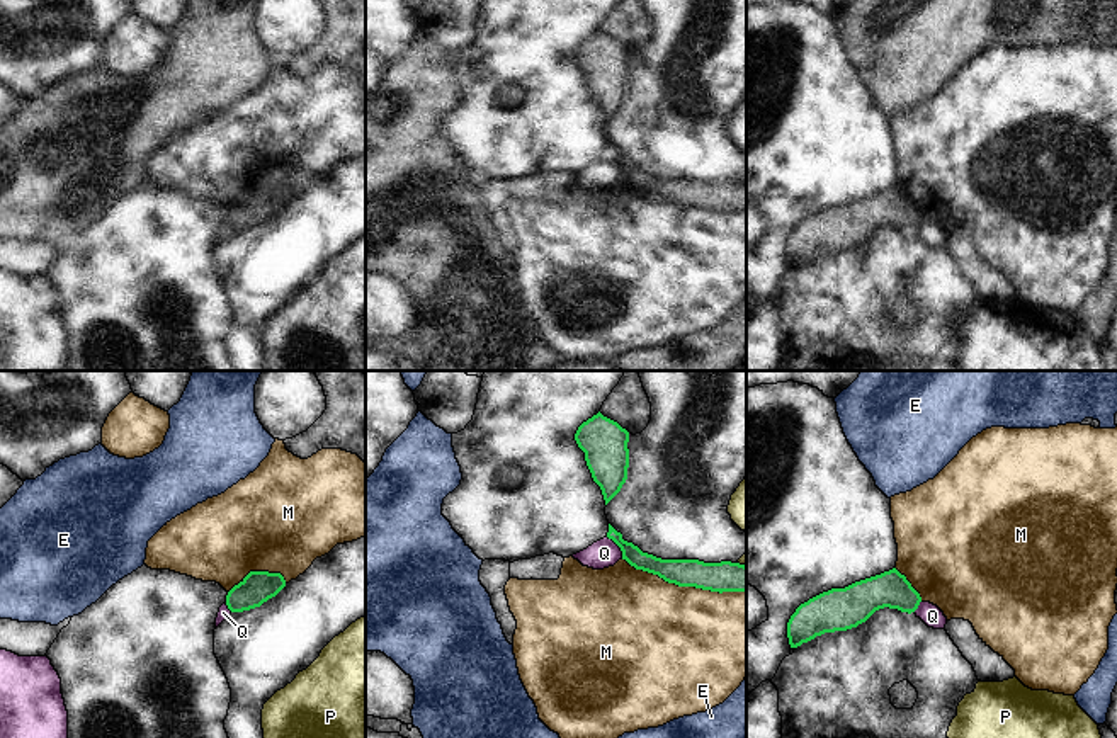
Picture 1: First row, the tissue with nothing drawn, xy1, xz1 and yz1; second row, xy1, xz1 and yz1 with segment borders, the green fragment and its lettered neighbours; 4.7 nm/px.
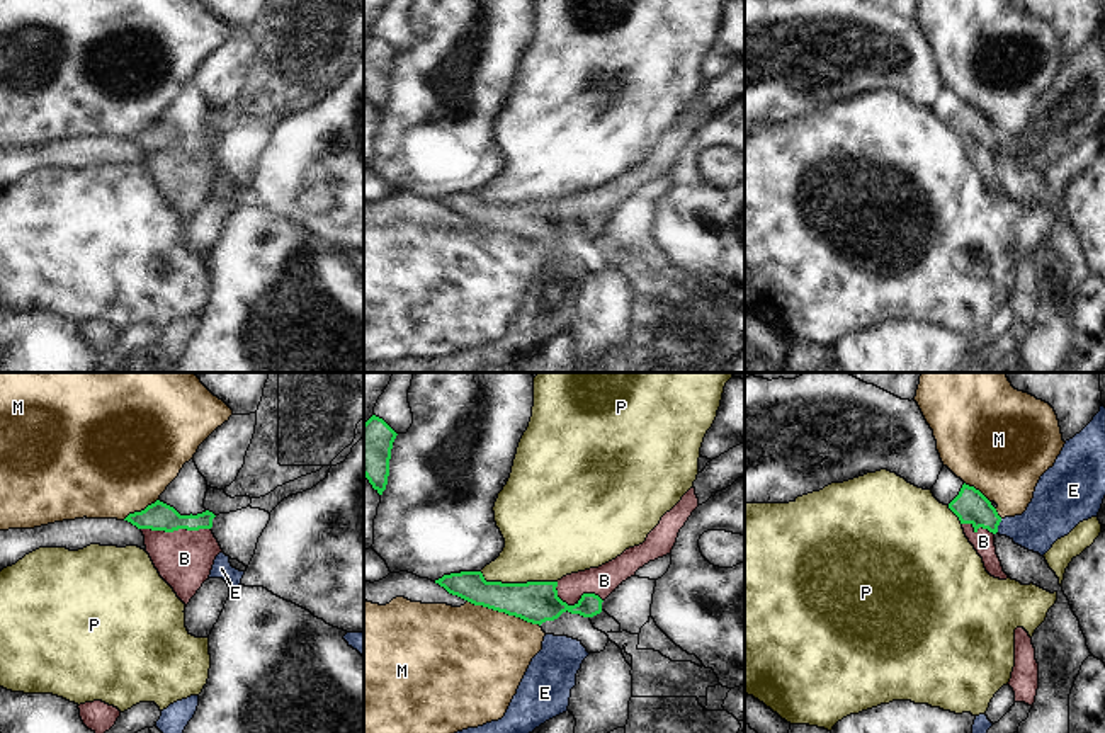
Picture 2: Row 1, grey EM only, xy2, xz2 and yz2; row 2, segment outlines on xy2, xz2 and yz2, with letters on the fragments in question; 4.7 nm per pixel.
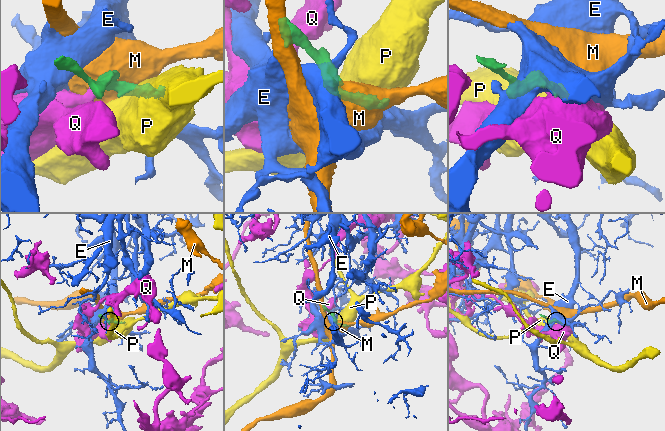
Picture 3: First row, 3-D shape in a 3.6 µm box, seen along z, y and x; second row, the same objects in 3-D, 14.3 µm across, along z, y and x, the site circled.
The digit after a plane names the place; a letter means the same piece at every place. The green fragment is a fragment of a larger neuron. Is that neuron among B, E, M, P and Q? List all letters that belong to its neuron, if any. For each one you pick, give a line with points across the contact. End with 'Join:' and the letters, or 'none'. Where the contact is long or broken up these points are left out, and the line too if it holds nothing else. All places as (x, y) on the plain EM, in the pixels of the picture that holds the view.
B: way xy2 (158, 135), (175, 148), (184, 177)
Join: B

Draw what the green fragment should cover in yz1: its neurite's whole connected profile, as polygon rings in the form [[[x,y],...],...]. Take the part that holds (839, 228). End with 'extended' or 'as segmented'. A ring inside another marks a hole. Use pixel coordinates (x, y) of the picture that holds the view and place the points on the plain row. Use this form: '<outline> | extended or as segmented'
[[[893,187],[801,223],[787,241],[789,264],[797,267],[825,252],[857,247],[884,226],[911,233],[920,221],[920,213]]] | as segmented

